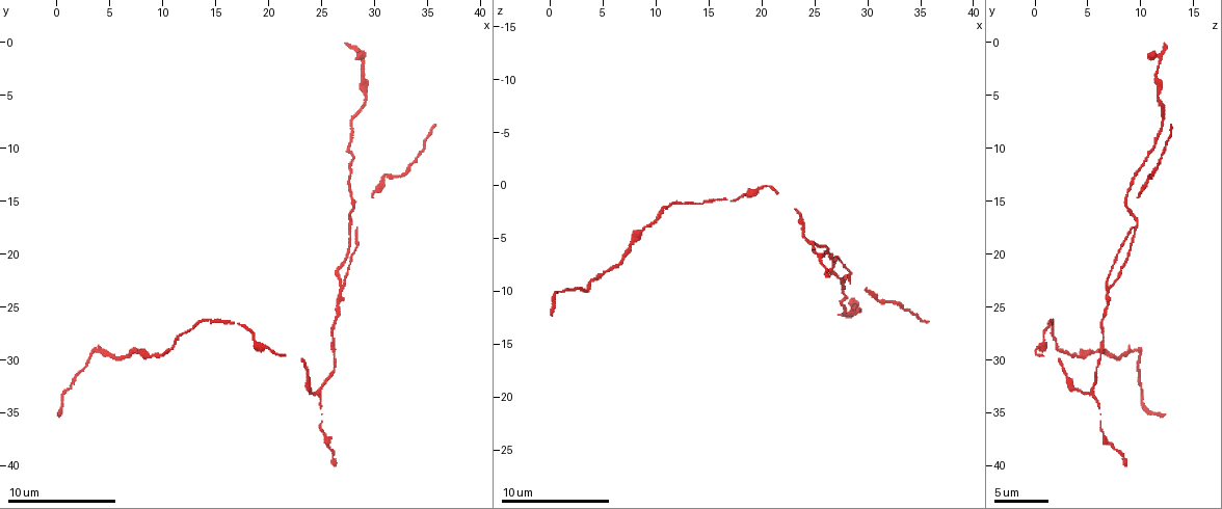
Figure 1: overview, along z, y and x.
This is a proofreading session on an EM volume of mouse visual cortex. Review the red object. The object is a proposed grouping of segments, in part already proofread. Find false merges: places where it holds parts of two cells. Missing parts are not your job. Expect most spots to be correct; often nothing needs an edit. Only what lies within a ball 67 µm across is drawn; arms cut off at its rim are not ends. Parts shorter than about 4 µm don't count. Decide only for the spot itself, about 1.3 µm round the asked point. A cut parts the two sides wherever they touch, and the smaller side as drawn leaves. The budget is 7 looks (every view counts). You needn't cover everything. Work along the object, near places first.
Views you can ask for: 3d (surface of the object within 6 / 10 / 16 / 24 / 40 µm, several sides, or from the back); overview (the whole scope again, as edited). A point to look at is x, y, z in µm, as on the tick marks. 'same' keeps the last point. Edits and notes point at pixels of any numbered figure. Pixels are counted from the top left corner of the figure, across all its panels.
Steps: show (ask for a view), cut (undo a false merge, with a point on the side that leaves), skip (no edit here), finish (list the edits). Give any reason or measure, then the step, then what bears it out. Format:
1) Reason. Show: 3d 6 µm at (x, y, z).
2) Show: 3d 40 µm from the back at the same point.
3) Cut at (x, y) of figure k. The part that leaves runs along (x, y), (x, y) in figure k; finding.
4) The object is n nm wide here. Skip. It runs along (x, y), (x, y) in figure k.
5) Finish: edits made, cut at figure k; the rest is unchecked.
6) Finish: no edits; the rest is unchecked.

Thick turns thin. Show: 3d 16 µm at (28.0, 7.2, 12.0).

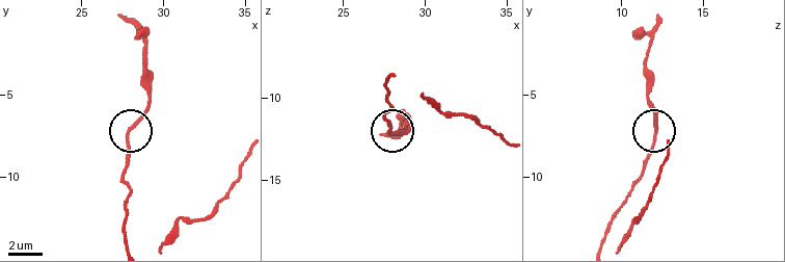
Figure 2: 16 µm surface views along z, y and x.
Skip. It runs along (126, 241), (129, 186), (125, 165), (129, 132), (149, 100) in figure 2; continuous, no second cell.

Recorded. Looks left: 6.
Thick turns thin. Show: 3d 6 µm at (27.8, 17.0, 9.6).

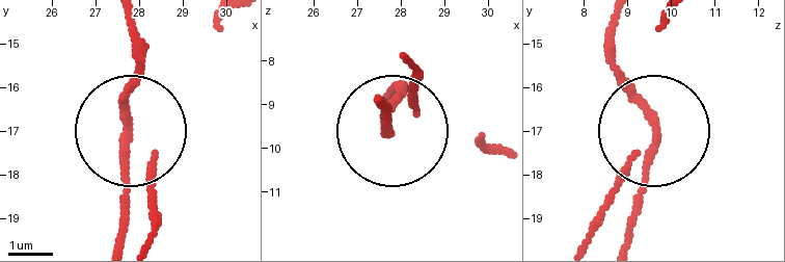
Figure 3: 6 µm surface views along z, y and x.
Show: 3d 6 µm from the back at (27.70, 17.00, 9.60).

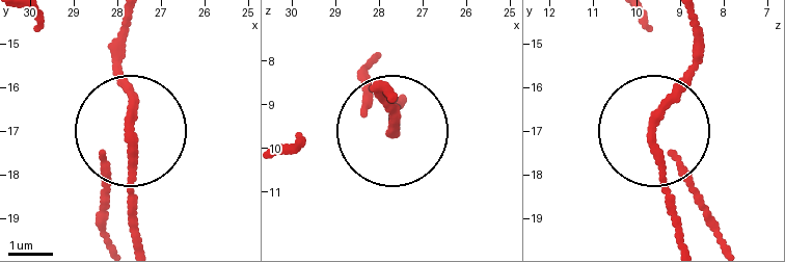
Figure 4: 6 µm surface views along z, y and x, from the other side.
Skip. It runs along (136, 243), (122, 46) in figure 4; all the same cell.

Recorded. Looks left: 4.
A fork. Show: 3d 10 µm at (24.8, 33.0, 5.4).

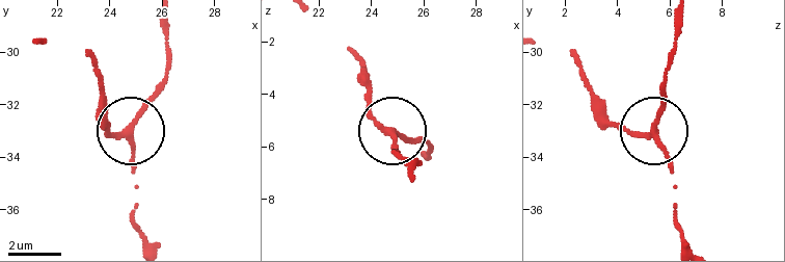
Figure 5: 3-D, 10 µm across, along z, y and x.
The object is 190 nm wide here. Skip. It runs along (105, 121), (113, 134), (129, 130), (136, 184) in figure 5; one cell here.

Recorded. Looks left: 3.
Sudden change in width. Show: 3d 10 µm at (20.6, 29.2, 0.2).

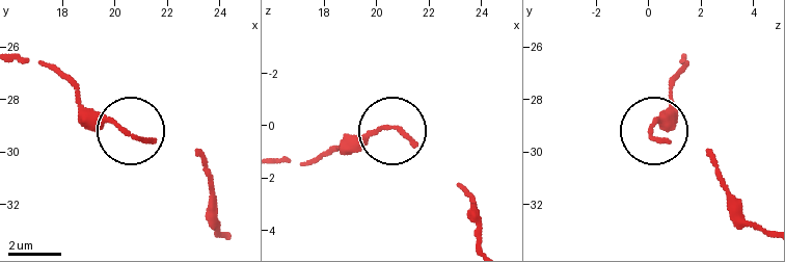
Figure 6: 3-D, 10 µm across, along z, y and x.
The object is 130 nm wide here. Skip. One cell here.

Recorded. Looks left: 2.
Finish: no edits; the rest is unchecked.

